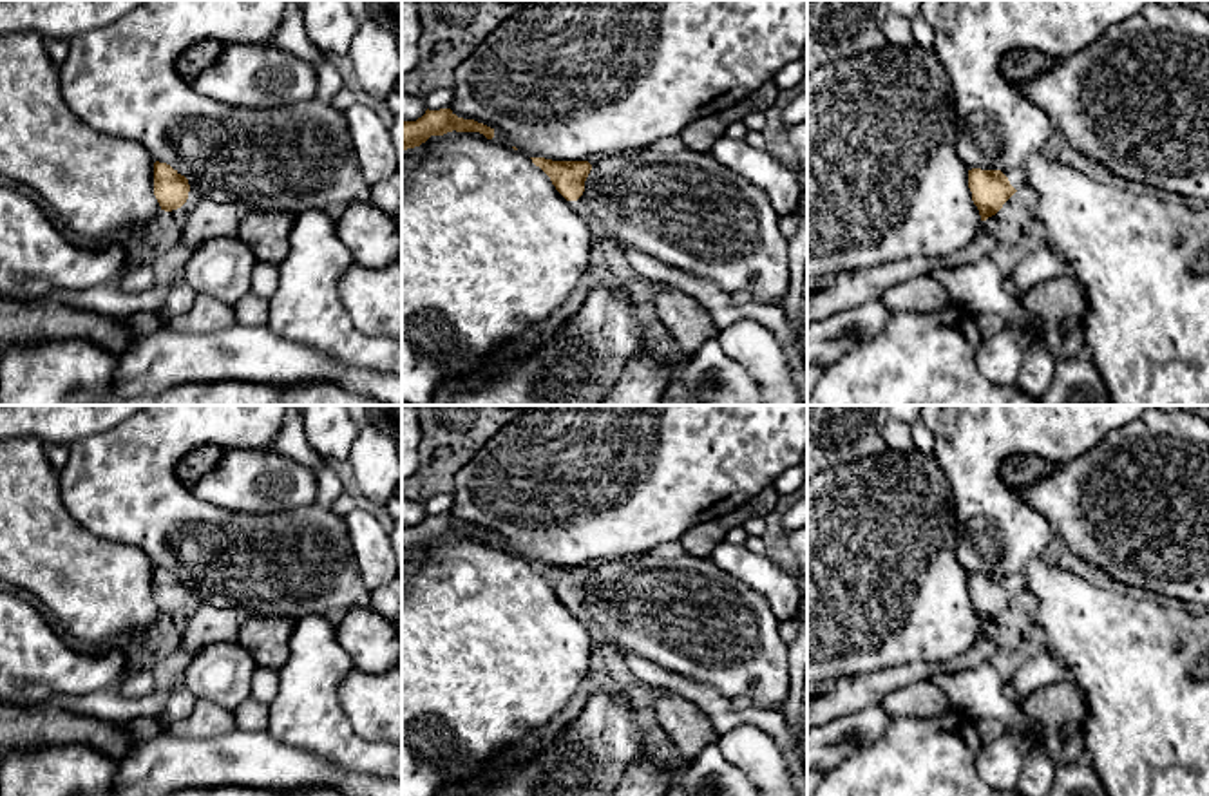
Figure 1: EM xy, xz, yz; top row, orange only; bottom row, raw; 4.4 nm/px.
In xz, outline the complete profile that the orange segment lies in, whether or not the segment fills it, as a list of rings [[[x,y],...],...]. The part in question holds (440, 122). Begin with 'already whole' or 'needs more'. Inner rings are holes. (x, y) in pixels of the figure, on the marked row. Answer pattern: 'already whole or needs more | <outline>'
already whole | [[[451,109],[425,110],[416,121],[402,121],[402,148],[414,148],[425,143],[431,136],[447,132],[480,132],[487,139],[494,137],[494,128],[474,119],[458,118]]]

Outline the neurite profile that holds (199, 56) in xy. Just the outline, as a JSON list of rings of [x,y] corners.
[[[205,40],[190,45],[177,60],[177,71],[186,80],[195,80],[221,56],[224,45],[214,40]]]

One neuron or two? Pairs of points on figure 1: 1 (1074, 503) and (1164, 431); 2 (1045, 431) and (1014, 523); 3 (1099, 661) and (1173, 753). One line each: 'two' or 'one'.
1: one
2: one
3: one

